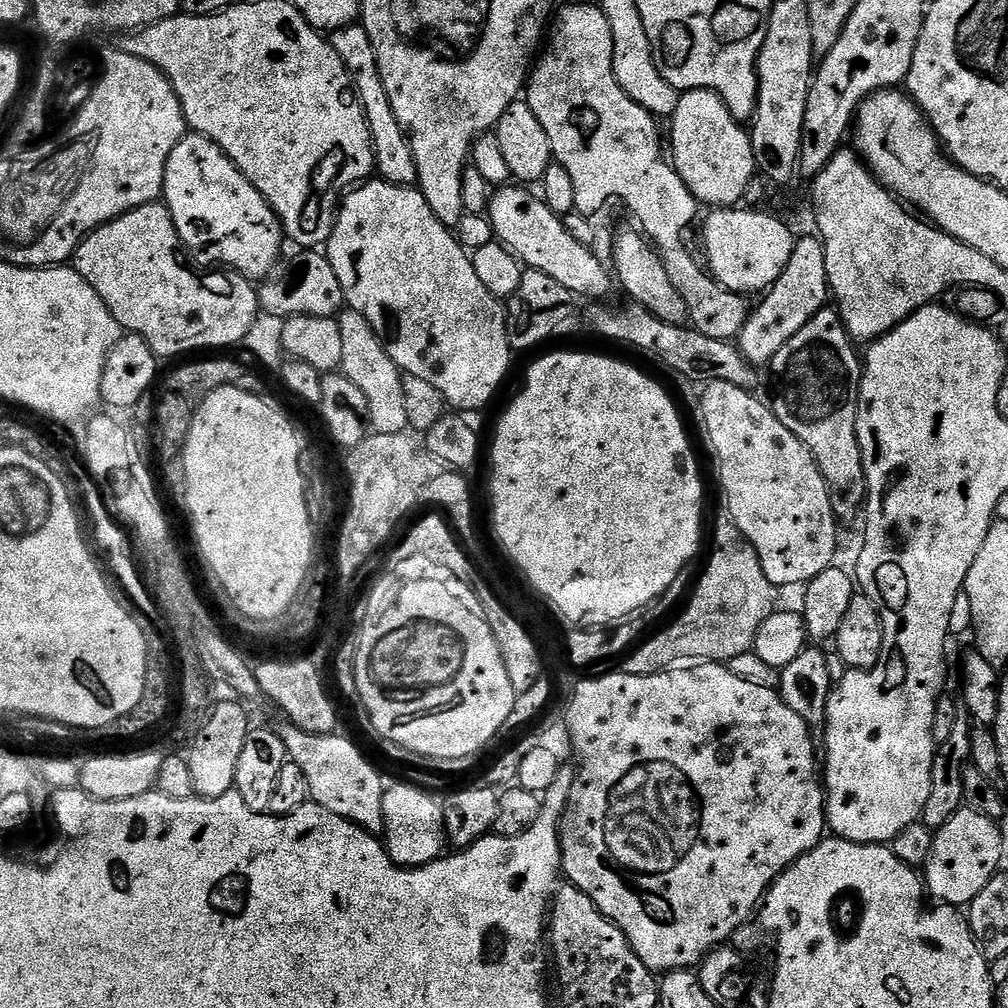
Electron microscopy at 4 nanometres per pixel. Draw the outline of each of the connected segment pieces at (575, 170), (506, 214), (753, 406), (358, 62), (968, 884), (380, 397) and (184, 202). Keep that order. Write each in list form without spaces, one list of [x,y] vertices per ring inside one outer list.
[[[595,3],[568,4],[562,8],[555,13],[546,47],[539,53],[531,69],[526,85],[526,102],[530,110],[534,110],[534,118],[542,122],[546,138],[550,138],[553,161],[561,164],[566,174],[570,174],[574,185],[575,211],[581,216],[592,218],[595,217],[595,212],[603,210],[607,200],[621,200],[632,211],[633,218],[640,223],[639,231],[660,253],[670,283],[674,285],[674,290],[678,290],[686,304],[688,324],[697,332],[706,334],[706,338],[735,341],[746,322],[750,304],[744,301],[747,299],[741,293],[729,292],[711,279],[702,267],[701,261],[697,257],[696,261],[684,245],[684,227],[695,218],[698,201],[694,194],[690,194],[686,182],[682,182],[676,169],[666,159],[665,149],[664,152],[660,149],[660,132],[656,129],[657,117],[638,102],[634,102],[615,80],[612,69],[611,28],[606,14]]]
[[[500,186],[491,193],[488,201],[487,220],[492,226],[495,239],[516,255],[525,269],[542,274],[550,274],[554,282],[562,282],[573,297],[589,296],[600,300],[608,296],[614,288],[614,276],[611,271],[592,253],[589,245],[578,242],[566,230],[563,219],[550,210],[539,195],[531,196],[527,187]]]
[[[713,380],[707,381],[703,388],[704,393],[700,396],[700,432],[704,435],[704,444],[708,447],[713,462],[716,463],[716,476],[720,479],[720,492],[724,495],[724,504],[728,507],[728,516],[733,520],[731,523],[734,525],[735,531],[739,532],[751,544],[752,549],[758,554],[758,562],[762,566],[766,578],[770,578],[770,582],[775,584],[777,589],[784,590],[791,584],[807,586],[811,580],[818,578],[818,574],[822,574],[822,570],[833,567],[835,560],[832,559],[836,556],[838,517],[832,508],[832,494],[828,483],[822,478],[820,467],[814,462],[810,450],[806,450],[804,443],[794,434],[790,434],[790,430],[786,430],[786,426],[782,426],[782,422],[778,422],[771,407],[765,401],[763,404],[758,397],[752,396],[756,394],[753,394],[749,389],[739,388],[730,382],[714,382]]]
[[[359,23],[349,24],[347,28],[337,28],[335,32],[331,33],[330,43],[346,66],[351,87],[368,119],[372,135],[372,149],[376,155],[375,171],[378,173],[379,179],[403,188],[415,185],[414,154],[410,150],[410,142],[404,136],[398,118],[394,118],[394,110],[390,110],[390,98],[386,98],[386,90],[382,86],[382,80],[378,74],[376,55],[374,54],[374,46],[370,42],[370,34],[366,34],[366,30]]]
[[[961,807],[959,812],[946,822],[946,826],[935,829],[932,838],[932,851],[928,861],[922,868],[922,880],[926,885],[926,892],[929,897],[933,896],[936,902],[944,906],[967,906],[982,889],[997,875],[1000,864],[1000,855],[1004,852],[1004,840],[1000,837],[1001,825],[989,816],[978,814],[972,808]]]
[[[345,310],[338,317],[342,330],[342,373],[365,394],[368,407],[367,423],[377,436],[382,434],[407,433],[406,405],[402,399],[404,376],[400,367],[392,361],[384,343],[376,337],[376,331],[368,325],[362,314]]]
[[[185,134],[178,146],[170,150],[170,158],[164,171],[162,200],[170,210],[172,221],[180,235],[180,243],[189,253],[197,252],[209,260],[205,260],[209,265],[223,265],[225,269],[239,272],[253,282],[263,282],[277,271],[281,263],[280,247],[286,244],[286,237],[276,211],[266,202],[266,198],[262,198],[262,194],[258,194],[256,187],[236,169],[235,162],[210,138],[199,134]]]

